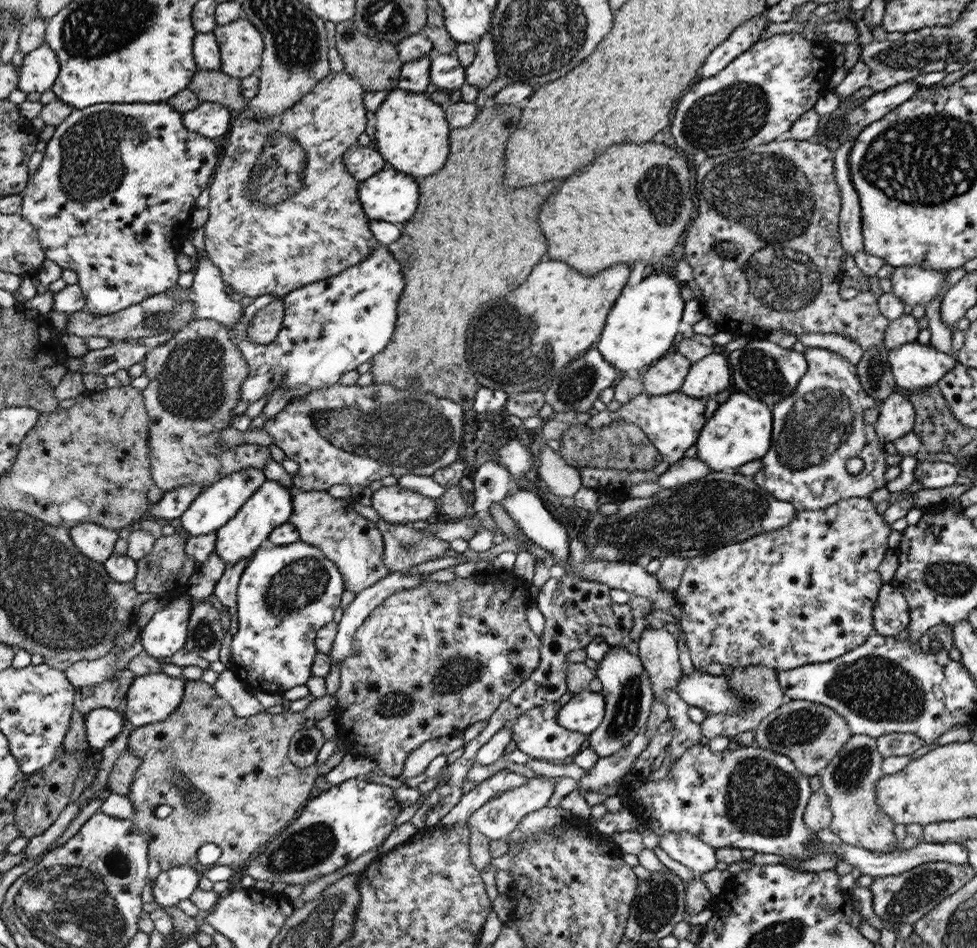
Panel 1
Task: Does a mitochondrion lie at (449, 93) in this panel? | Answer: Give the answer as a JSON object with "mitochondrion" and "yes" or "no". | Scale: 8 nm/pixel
{"mitochondrion":"no"}

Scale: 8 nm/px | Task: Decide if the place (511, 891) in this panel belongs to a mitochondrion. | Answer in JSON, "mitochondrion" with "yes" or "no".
{"mitochondrion":"no"}

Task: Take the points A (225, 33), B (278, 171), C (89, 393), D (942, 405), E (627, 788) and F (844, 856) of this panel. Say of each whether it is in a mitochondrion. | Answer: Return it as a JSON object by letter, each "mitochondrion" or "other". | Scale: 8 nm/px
{"A":"other","B":"mitochondrion","C":"other","D":"other","E":"other","F":"other"}

